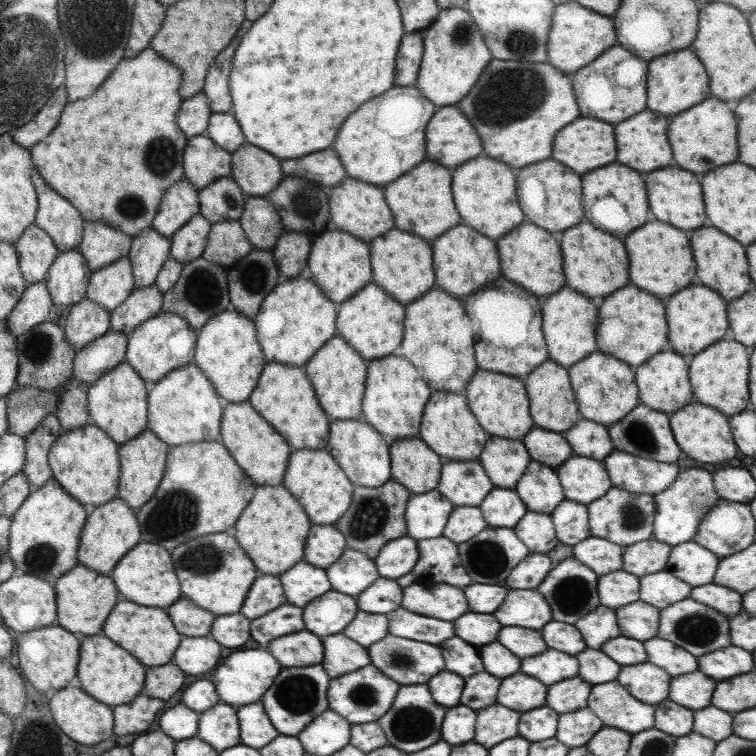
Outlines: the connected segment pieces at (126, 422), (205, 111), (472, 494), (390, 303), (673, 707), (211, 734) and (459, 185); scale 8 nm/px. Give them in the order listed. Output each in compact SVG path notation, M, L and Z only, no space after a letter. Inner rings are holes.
M123 360L88 386L87 410L91 424L99 427L118 446L137 437L147 426L147 391L143 384L139 374Z
M200 92L182 100L181 108L177 110L177 126L187 138L204 134L211 114L207 97Z
M478 460L443 461L436 489L454 507L479 507L493 488Z
M373 282L361 287L351 297L337 305L335 332L368 362L391 355L398 349L403 332L404 305L395 301Z
M668 698L654 706L654 728L672 737L682 737L692 732L692 711Z
M219 702L199 713L196 736L218 753L239 744L236 708Z
M477 156L466 160L453 170L451 192L455 210L459 213L460 222L491 240L499 238L525 222L521 209L517 204L515 178L512 167L494 158Z

